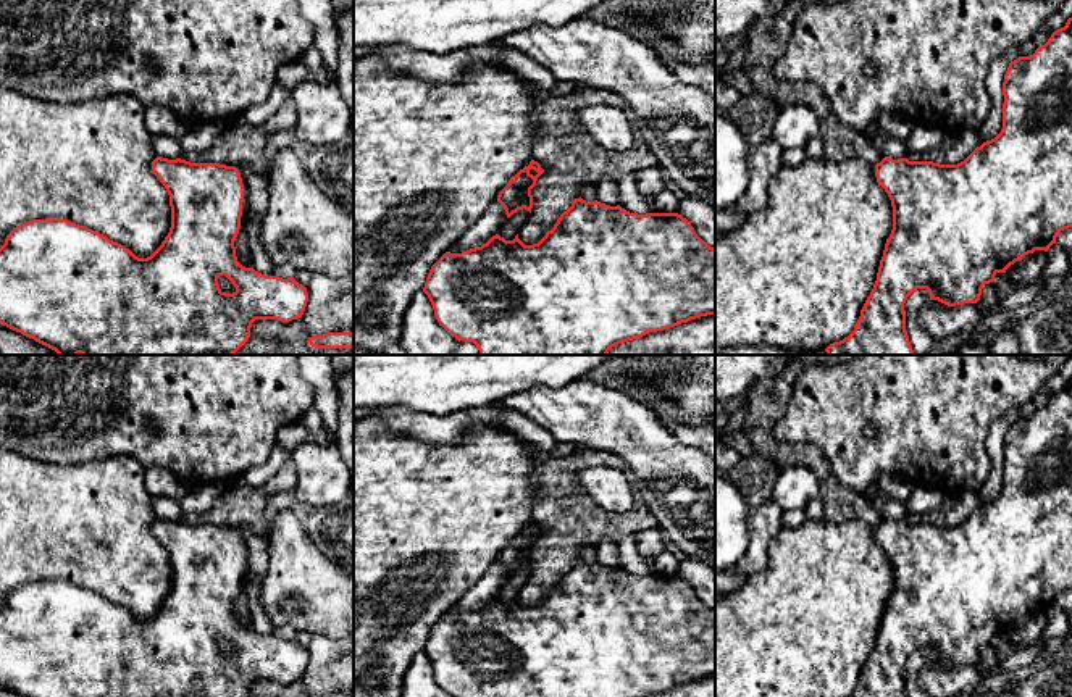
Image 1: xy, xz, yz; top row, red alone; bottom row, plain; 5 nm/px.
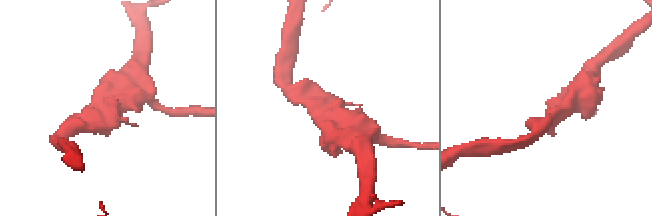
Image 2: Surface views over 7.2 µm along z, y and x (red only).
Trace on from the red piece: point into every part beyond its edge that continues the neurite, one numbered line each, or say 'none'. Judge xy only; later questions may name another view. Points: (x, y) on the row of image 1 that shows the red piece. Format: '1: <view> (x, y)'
none

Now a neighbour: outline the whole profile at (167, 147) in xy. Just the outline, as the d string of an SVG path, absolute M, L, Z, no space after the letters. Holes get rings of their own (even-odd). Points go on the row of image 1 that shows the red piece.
M168 136L153 137L153 148L157 152L157 157L168 160L176 160L182 153L179 140Z

